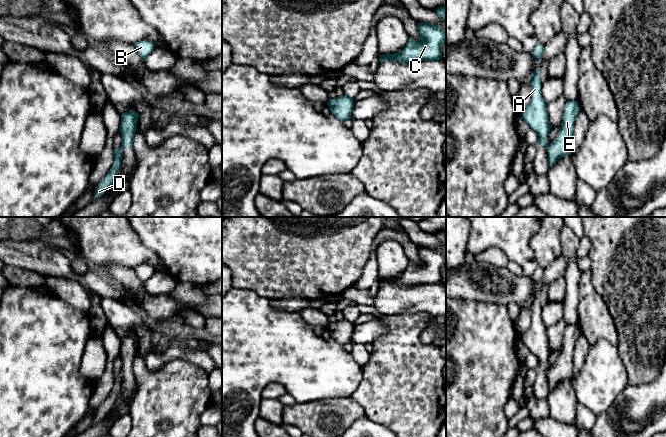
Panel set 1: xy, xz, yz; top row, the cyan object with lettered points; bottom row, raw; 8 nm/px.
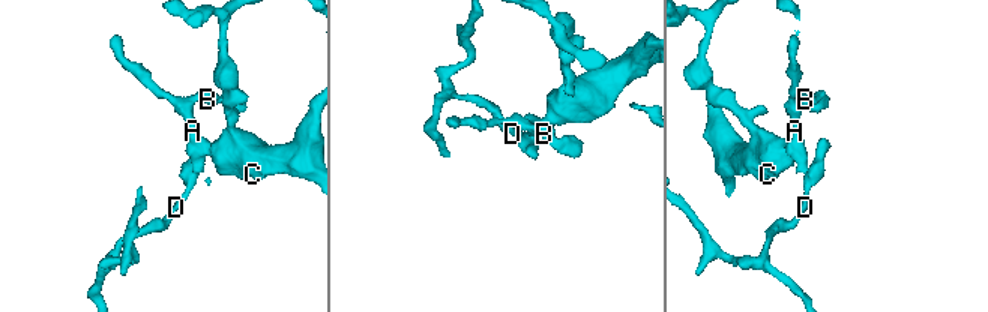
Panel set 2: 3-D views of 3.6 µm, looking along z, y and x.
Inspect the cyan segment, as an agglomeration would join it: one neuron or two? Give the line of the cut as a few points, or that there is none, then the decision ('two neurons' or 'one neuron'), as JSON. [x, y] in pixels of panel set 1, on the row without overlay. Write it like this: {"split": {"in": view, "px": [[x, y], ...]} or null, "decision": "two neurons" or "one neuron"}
{"split": {"in": "yz", "px": [[549, 368], [547, 371]]}, "decision": "two neurons"}

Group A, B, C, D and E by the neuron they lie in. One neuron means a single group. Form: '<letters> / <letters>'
A B C / D E

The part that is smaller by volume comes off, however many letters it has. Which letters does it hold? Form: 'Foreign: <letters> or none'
Foreign: A, B, C

